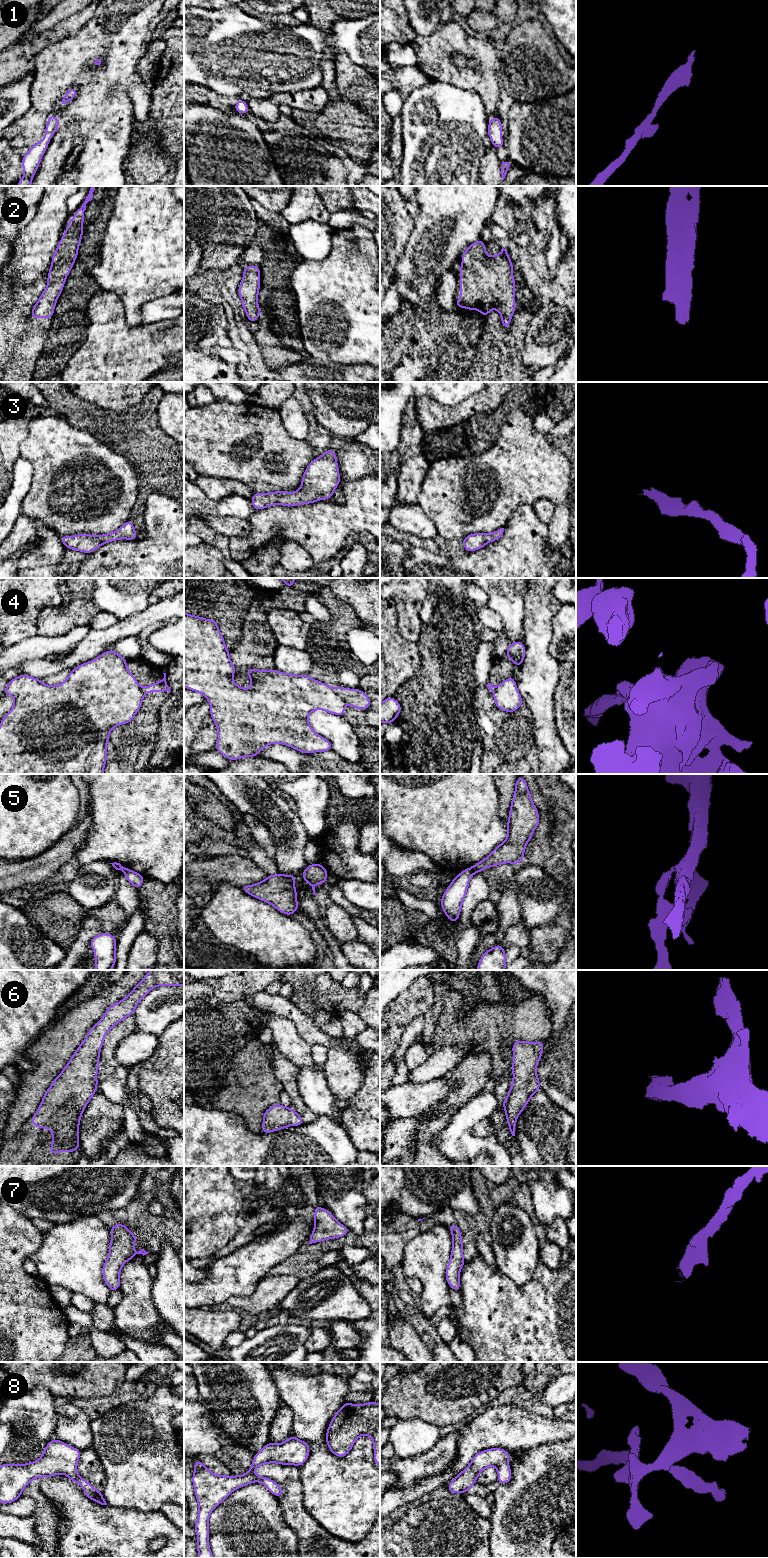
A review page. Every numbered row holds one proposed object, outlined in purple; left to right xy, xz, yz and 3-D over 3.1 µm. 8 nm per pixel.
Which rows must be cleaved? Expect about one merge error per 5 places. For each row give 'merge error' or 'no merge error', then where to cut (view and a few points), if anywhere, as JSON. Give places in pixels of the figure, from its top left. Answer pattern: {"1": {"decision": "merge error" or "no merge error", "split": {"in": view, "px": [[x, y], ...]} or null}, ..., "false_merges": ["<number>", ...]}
{"1": {"decision": "no merge error", "split": null}, "2": {"decision": "no merge error", "split": null}, "3": {"decision": "no merge error", "split": null}, "4": {"decision": "merge error", "split": {"in": "xz", "px": [[332, 688], [343, 699]]}}, "5": {"decision": "merge error", "split": {"in": "yz", "px": [[470, 868], [475, 872]]}}, "6": {"decision": "no merge error", "split": null}, "7": {"decision": "no merge error", "split": null}, "8": {"decision": "no merge error", "split": null}, "false_merges": ["4", "5"]}

